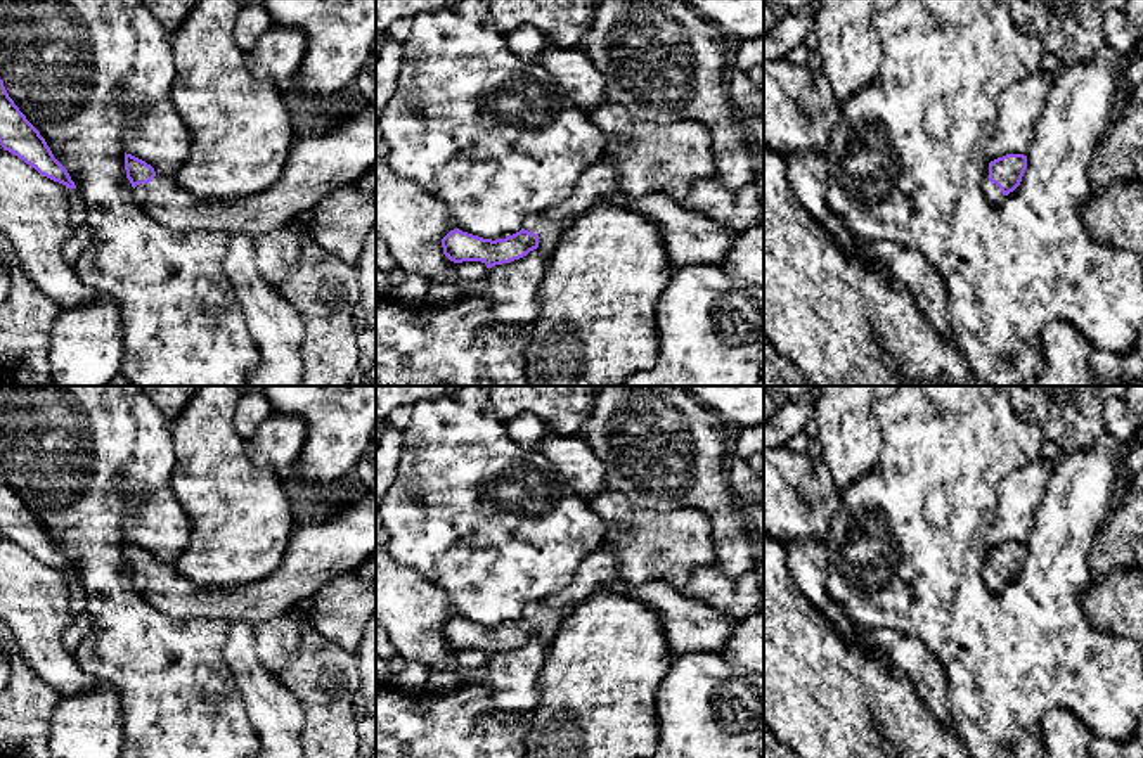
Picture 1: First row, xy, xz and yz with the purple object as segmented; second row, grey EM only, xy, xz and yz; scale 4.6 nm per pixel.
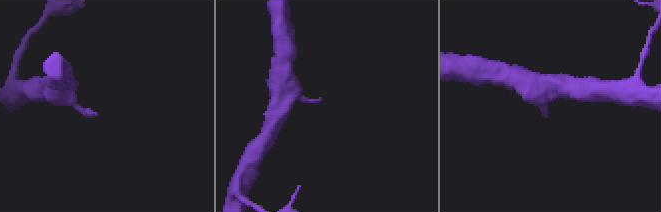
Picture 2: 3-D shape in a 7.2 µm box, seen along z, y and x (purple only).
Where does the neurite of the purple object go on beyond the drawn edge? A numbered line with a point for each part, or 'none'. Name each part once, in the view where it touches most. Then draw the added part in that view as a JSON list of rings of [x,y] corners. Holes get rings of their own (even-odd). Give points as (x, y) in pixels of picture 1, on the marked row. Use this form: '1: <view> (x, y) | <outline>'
1: xz (549, 232) | [[[532,216],[523,225],[525,230],[539,235],[539,251],[549,258],[563,234],[573,225],[573,220],[551,222],[542,216]]]

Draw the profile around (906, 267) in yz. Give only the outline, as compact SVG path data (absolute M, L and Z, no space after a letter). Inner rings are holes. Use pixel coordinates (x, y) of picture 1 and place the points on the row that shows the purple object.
M861 237L859 253L887 279L911 294L923 318L946 339L952 332L947 318L947 287L939 272L914 249L897 242Z

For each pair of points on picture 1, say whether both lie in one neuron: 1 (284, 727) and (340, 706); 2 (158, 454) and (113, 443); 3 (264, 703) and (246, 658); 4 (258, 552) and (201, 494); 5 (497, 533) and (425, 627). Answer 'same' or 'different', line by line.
1: different
2: same
3: same
4: same
5: different

